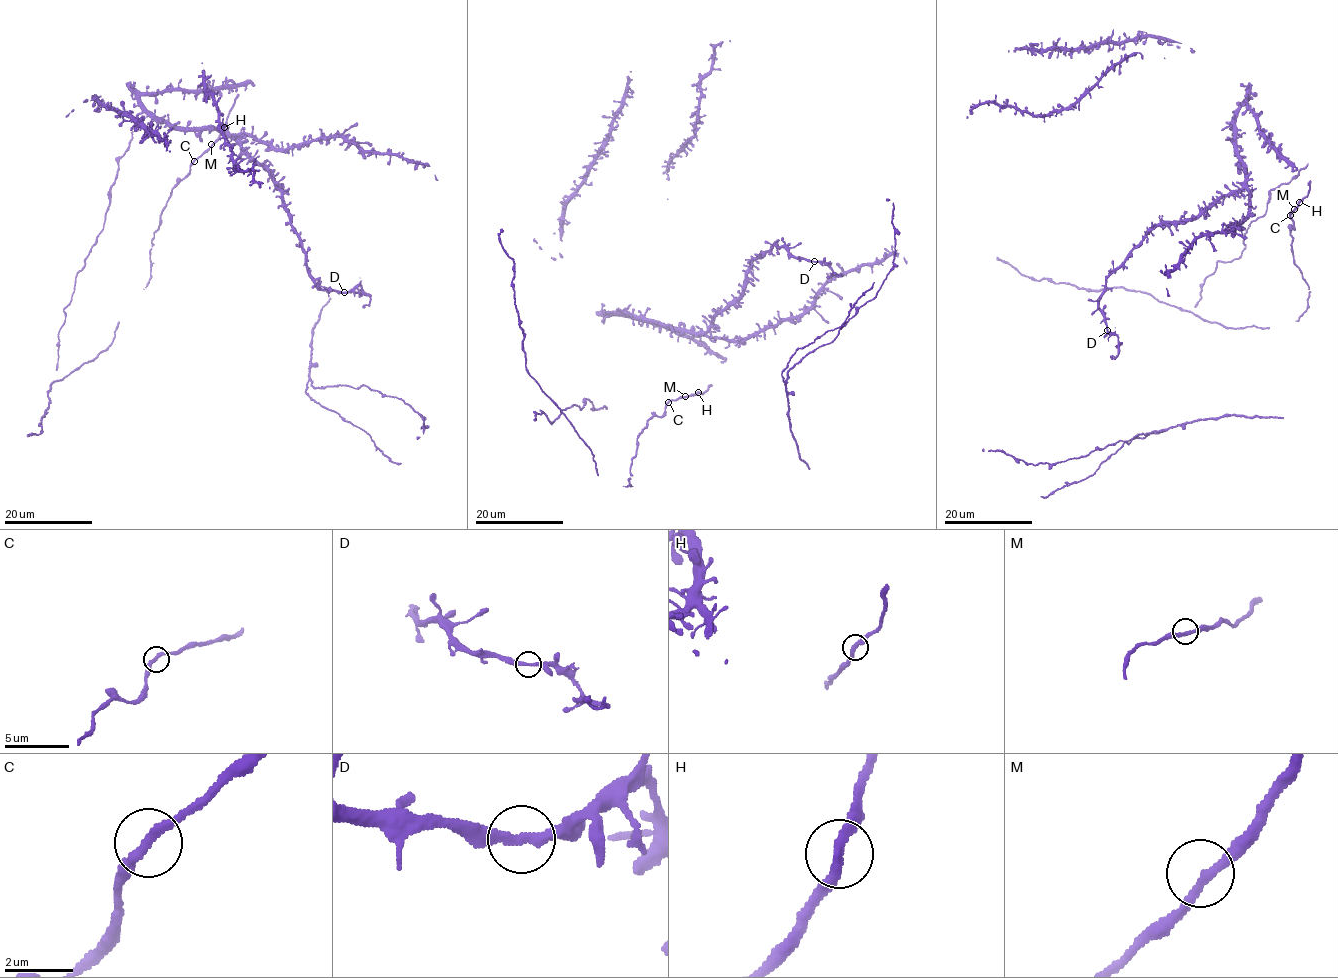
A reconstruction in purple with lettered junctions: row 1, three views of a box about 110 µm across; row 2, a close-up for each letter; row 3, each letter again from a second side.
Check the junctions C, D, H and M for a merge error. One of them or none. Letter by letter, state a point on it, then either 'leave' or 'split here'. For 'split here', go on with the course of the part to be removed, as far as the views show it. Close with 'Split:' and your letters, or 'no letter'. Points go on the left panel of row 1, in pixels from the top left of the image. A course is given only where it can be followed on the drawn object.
C: (194, 161) | leave
D: (344, 292) | leave
H: (224, 127) | leave
M: (211, 144) | leave
Split: no letter

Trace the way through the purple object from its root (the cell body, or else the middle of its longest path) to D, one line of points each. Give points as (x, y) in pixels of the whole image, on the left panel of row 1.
D: (140, 98), (149, 111), (173, 126), (227, 132), (241, 150), (263, 165), (280, 191), (315, 285), (344, 292)

